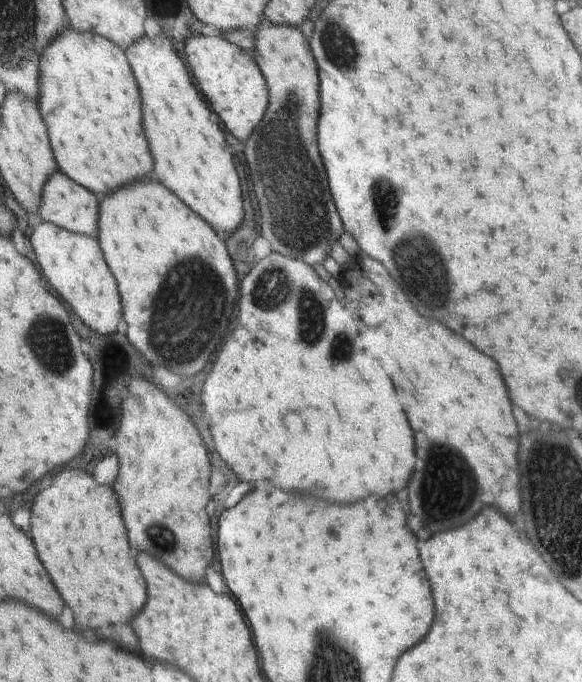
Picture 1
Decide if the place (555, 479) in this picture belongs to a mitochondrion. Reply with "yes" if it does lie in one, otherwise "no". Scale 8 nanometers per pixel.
yes

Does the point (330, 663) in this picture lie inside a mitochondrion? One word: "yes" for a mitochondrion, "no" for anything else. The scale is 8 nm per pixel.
yes

